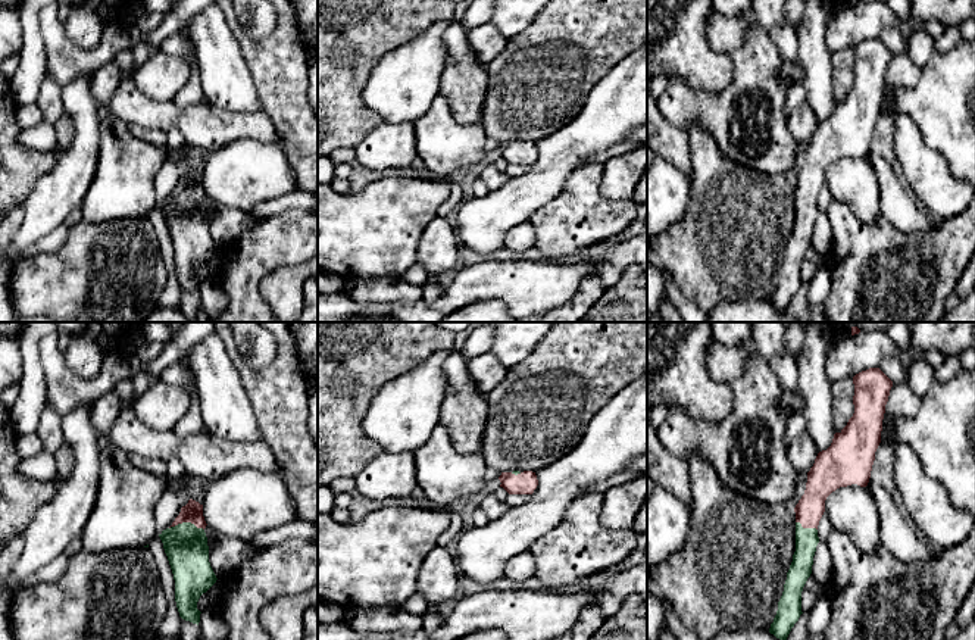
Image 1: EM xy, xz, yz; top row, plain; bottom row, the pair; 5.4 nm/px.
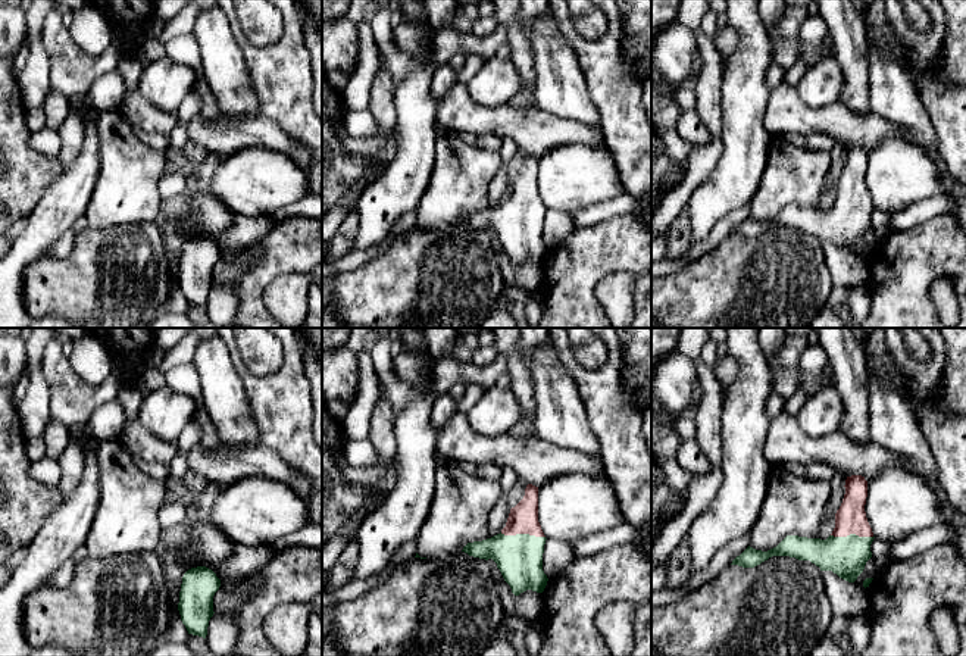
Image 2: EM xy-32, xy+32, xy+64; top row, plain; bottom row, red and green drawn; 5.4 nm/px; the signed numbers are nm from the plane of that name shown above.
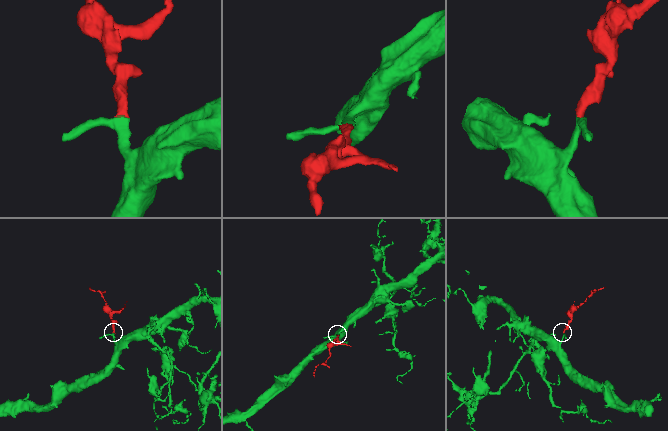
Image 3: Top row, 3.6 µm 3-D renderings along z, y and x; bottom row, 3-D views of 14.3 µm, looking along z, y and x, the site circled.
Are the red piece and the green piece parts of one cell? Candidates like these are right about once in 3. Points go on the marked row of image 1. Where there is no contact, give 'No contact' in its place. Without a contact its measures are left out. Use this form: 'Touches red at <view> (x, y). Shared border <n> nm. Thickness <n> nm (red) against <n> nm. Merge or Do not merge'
Touches red at xy (187, 521). Shared border 190 nm. Thickness 110 nm (red) against 240 nm. Merge

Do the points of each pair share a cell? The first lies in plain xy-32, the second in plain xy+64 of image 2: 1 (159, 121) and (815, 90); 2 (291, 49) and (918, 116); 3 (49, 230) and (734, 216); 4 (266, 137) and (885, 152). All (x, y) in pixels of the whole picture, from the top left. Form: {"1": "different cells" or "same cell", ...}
{"1": "different cells", "2": "different cells", "3": "different cells", "4": "different cells"}

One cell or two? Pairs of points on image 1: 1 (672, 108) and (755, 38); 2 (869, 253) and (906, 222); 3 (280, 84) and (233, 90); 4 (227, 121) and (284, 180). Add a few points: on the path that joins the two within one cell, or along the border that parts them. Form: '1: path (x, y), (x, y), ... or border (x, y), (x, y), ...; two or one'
1: path (702, 106), (721, 106), (755, 72), (755, 68); one
2: border (883, 215), (903, 233), (928, 231), (931, 228); two
3: border (241, 55), (262, 109); two
4: border (278, 143), (233, 140), (212, 152); two

